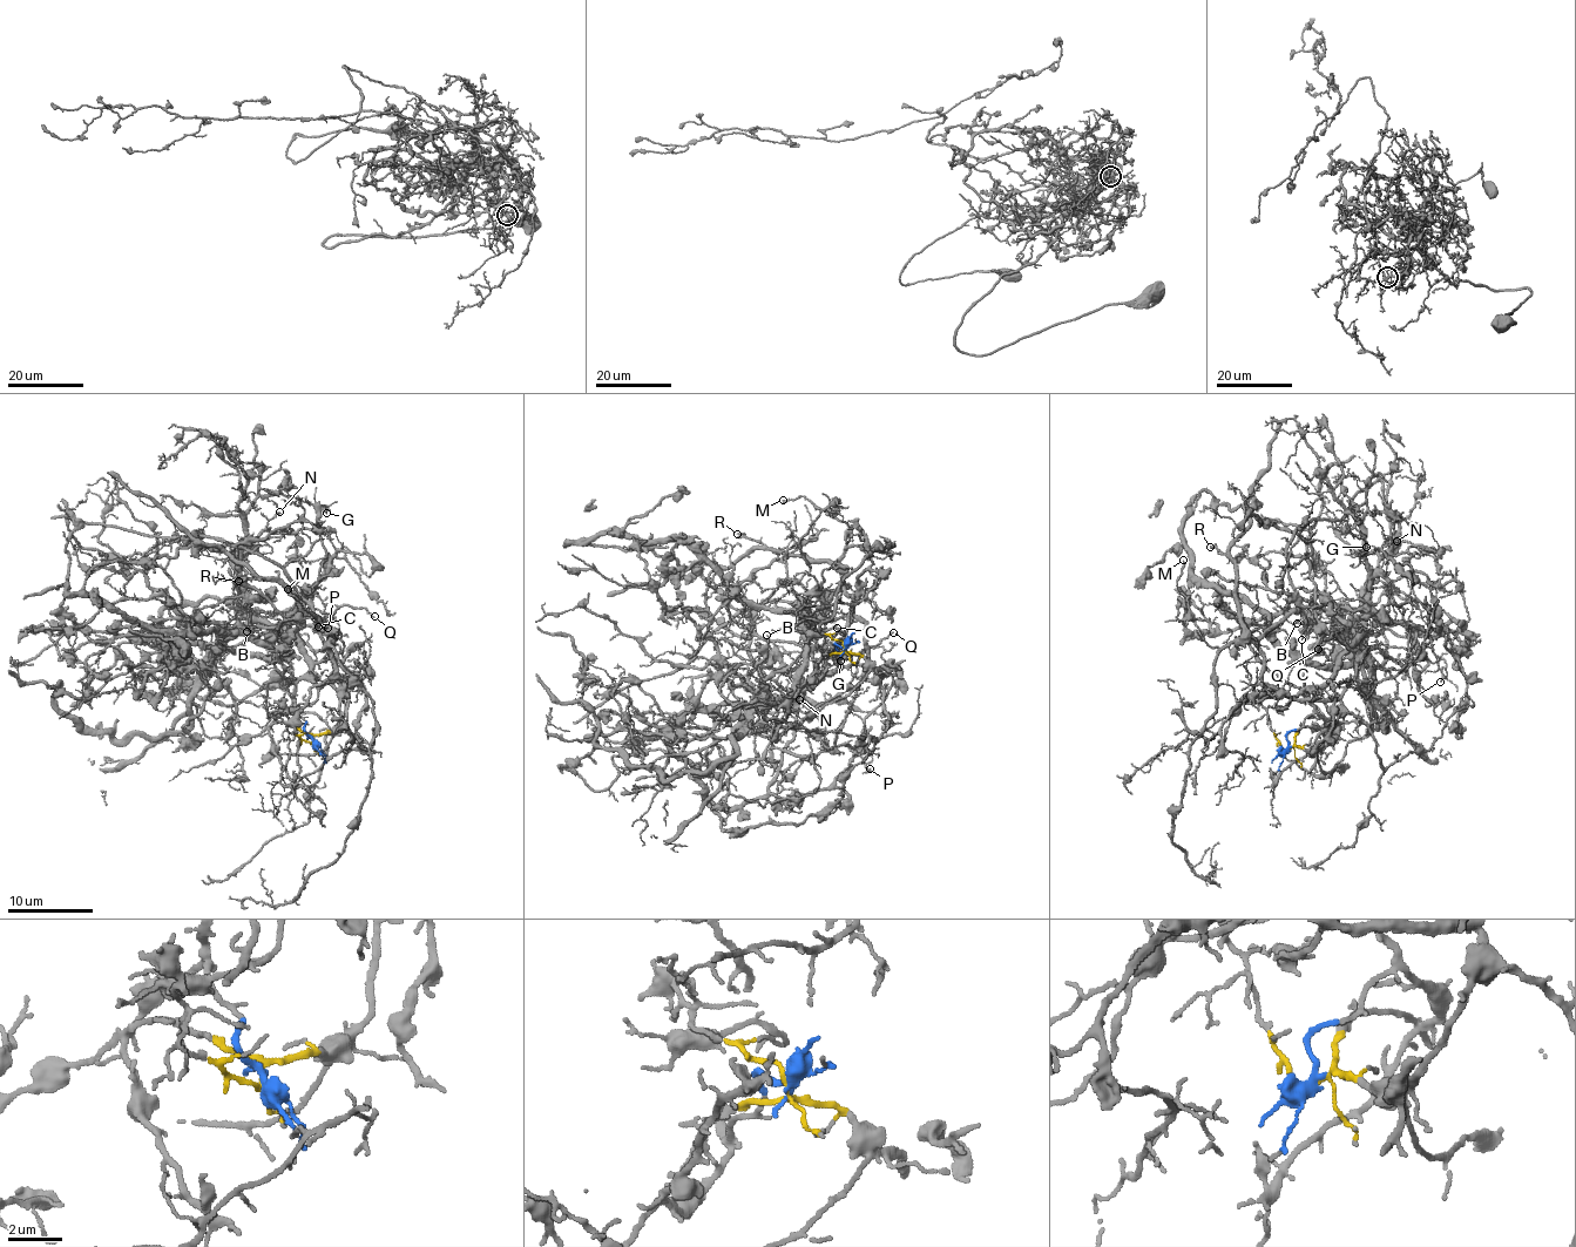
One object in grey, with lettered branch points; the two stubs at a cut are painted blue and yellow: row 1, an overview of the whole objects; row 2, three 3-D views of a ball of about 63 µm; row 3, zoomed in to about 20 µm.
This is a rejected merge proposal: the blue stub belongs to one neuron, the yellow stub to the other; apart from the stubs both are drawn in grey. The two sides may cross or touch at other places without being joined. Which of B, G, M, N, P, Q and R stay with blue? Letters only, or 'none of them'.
B, G, N

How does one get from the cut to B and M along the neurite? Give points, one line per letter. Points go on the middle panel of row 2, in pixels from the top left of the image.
B: (844, 646), (826, 664), (825, 654), (837, 663), (816, 680), (761, 696), (749, 679), (768, 635)
M: (844, 646), (880, 675), (868, 678), (866, 629), (844, 577), (850, 530), (803, 495), (783, 499)

